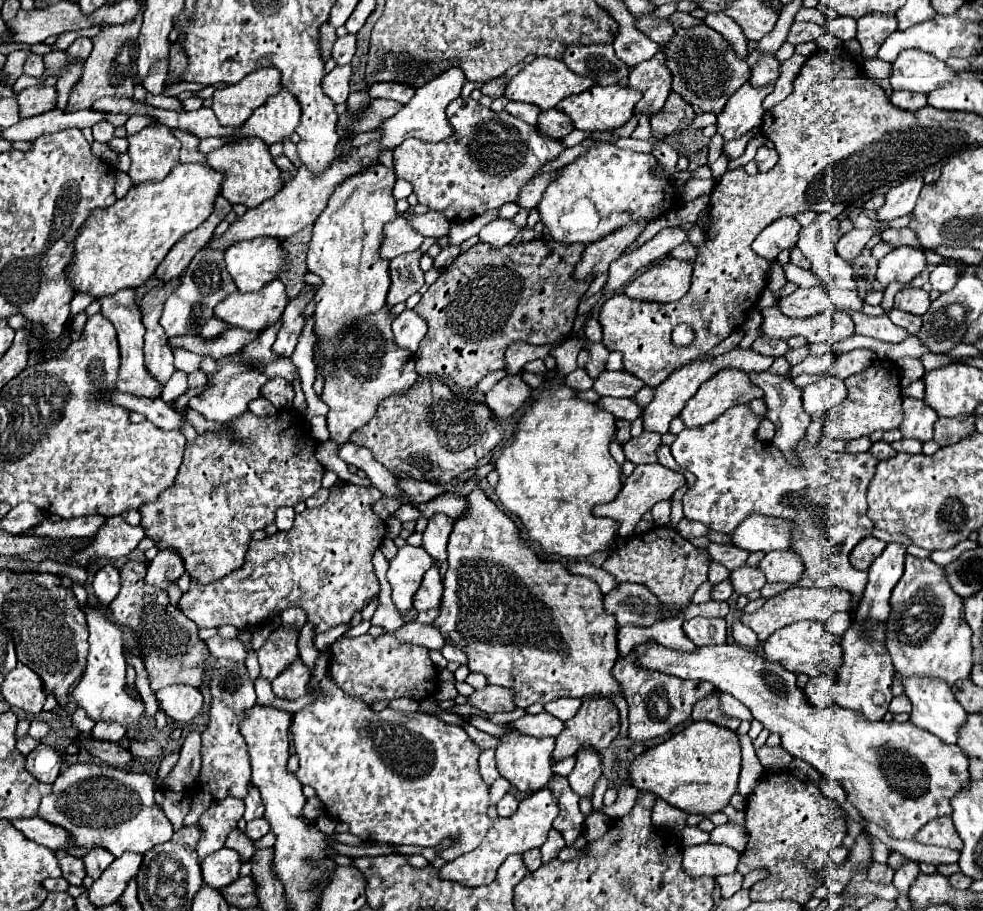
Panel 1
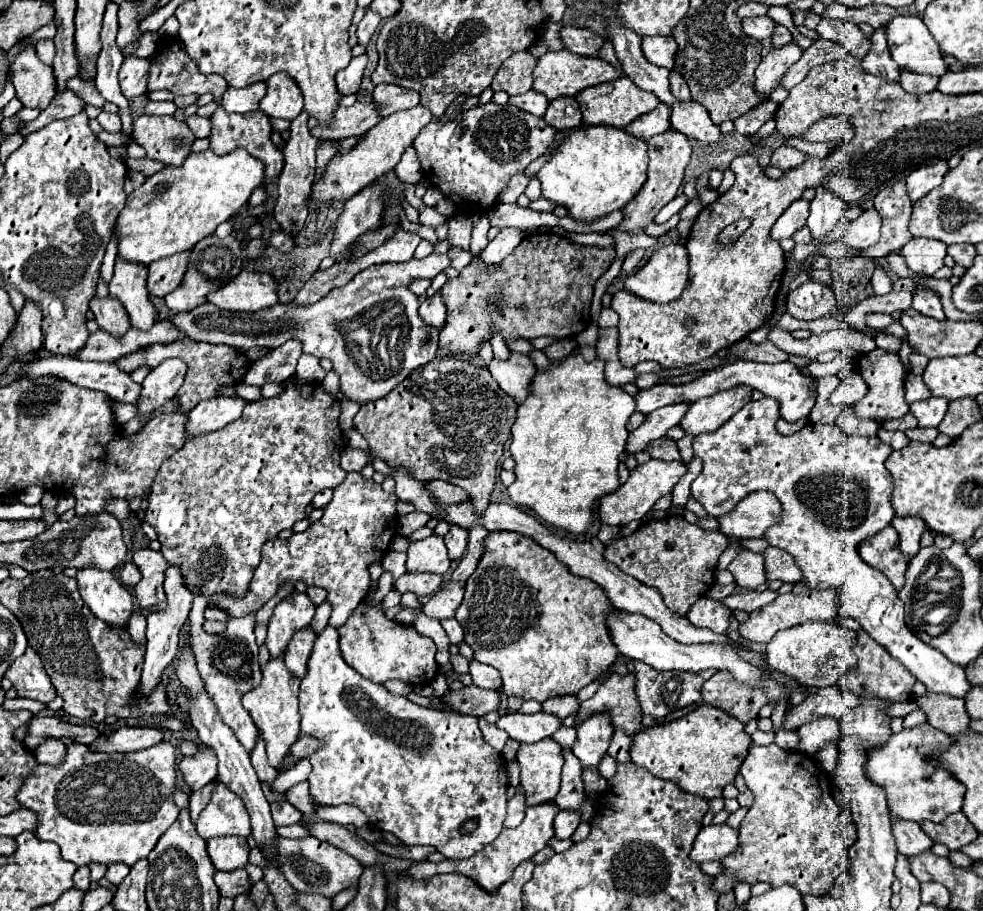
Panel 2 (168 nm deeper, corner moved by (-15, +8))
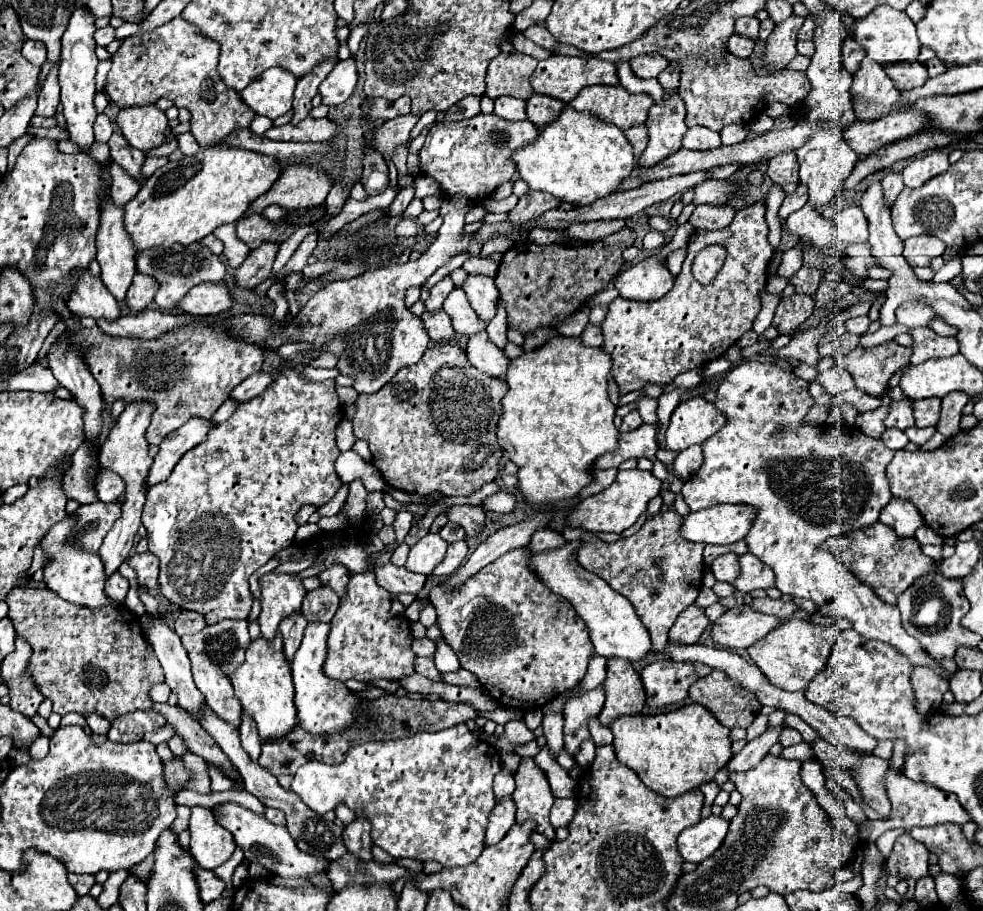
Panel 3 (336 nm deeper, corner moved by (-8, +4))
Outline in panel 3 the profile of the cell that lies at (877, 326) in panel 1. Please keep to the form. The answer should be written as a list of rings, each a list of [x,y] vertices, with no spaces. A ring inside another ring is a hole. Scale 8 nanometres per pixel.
[[[855,317],[855,319],[847,319],[845,323],[845,331],[855,335],[863,335],[867,327],[869,327],[869,317]]]

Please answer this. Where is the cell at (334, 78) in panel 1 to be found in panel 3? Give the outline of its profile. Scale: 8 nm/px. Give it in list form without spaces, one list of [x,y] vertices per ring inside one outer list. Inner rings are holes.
[[[353,59],[339,61],[335,69],[327,75],[327,79],[319,85],[319,93],[325,105],[341,105],[345,103],[357,85],[357,69]]]

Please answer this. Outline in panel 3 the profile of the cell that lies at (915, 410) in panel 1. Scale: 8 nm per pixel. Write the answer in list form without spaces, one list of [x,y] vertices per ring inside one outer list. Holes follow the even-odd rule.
[[[921,399],[921,401],[913,401],[913,409],[915,409],[915,425],[917,427],[929,427],[929,425],[937,425],[939,423],[939,411],[941,411],[941,399]]]

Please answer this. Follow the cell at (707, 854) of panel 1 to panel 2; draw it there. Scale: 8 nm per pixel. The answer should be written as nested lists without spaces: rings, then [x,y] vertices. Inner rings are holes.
[[[704,825],[694,841],[690,859],[696,863],[722,861],[740,849],[738,831],[724,825]]]

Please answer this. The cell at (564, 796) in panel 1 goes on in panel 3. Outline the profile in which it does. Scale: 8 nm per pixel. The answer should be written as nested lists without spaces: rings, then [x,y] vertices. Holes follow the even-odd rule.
[[[545,713],[541,727],[543,727],[549,749],[553,751],[553,757],[557,757],[557,753],[563,747],[563,715],[561,713]]]

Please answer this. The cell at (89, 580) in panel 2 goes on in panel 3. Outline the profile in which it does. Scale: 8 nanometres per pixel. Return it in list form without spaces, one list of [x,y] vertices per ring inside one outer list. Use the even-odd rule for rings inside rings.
[[[67,515],[63,521],[55,523],[47,531],[47,535],[41,539],[41,549],[45,555],[49,555],[49,561],[43,567],[43,583],[47,589],[51,589],[53,593],[57,593],[61,599],[65,599],[69,603],[77,603],[77,605],[91,607],[91,609],[97,609],[103,605],[115,605],[113,601],[105,599],[105,593],[103,593],[105,573],[103,573],[99,555],[83,551],[77,545],[71,545],[71,541],[69,541],[69,535],[71,535],[75,523],[77,523],[77,517]]]

